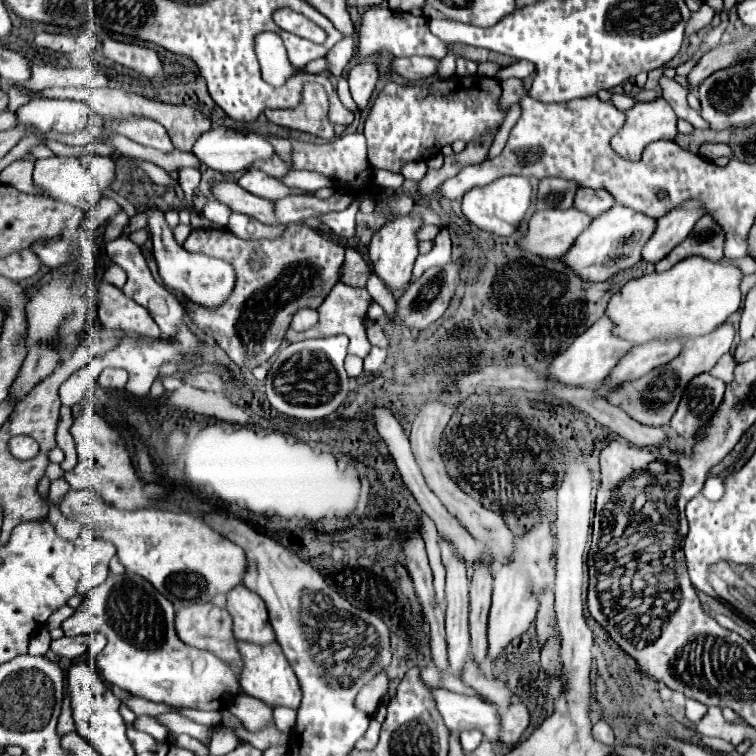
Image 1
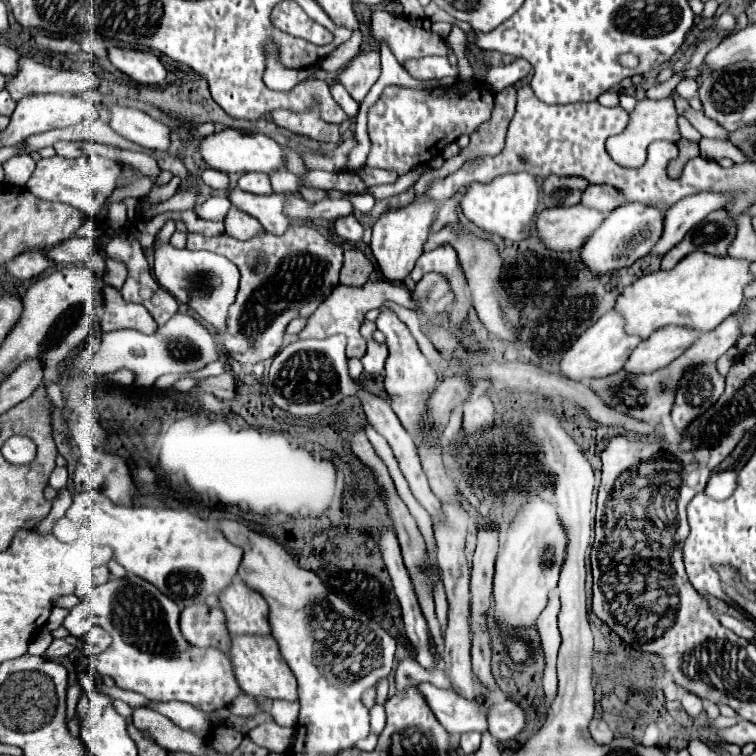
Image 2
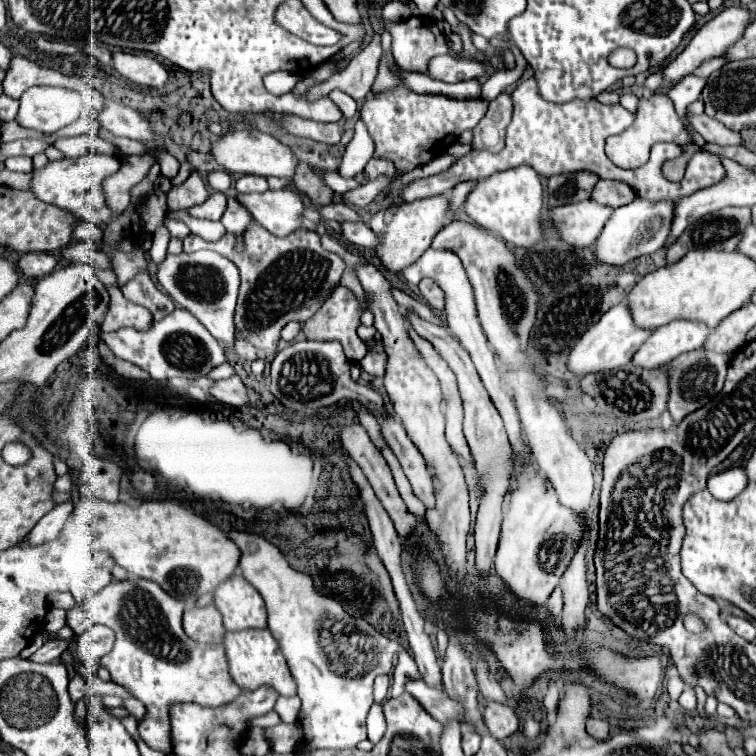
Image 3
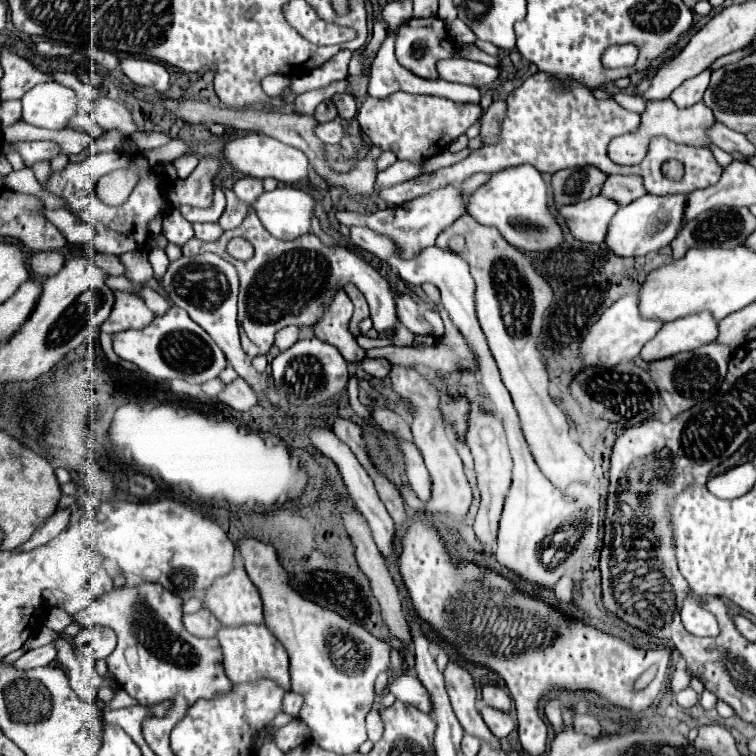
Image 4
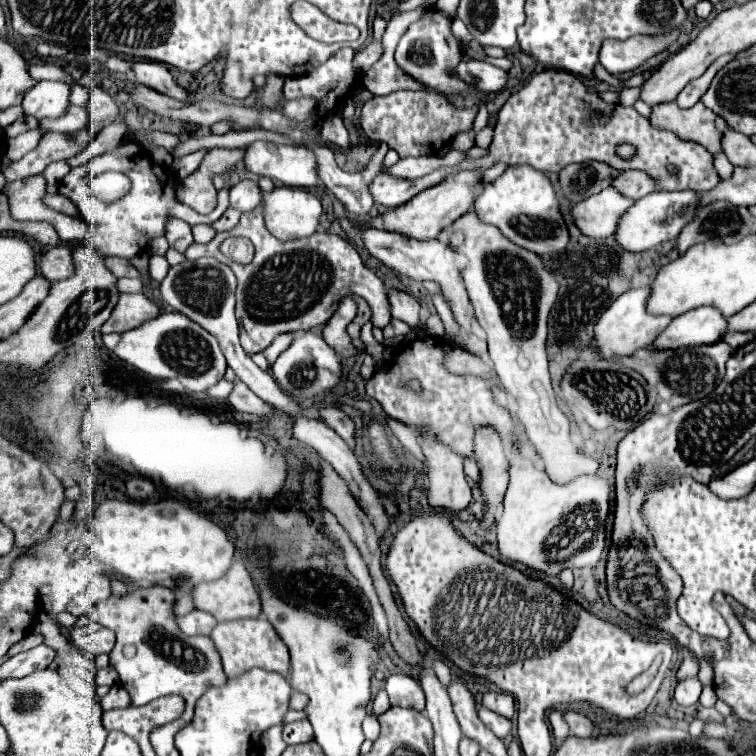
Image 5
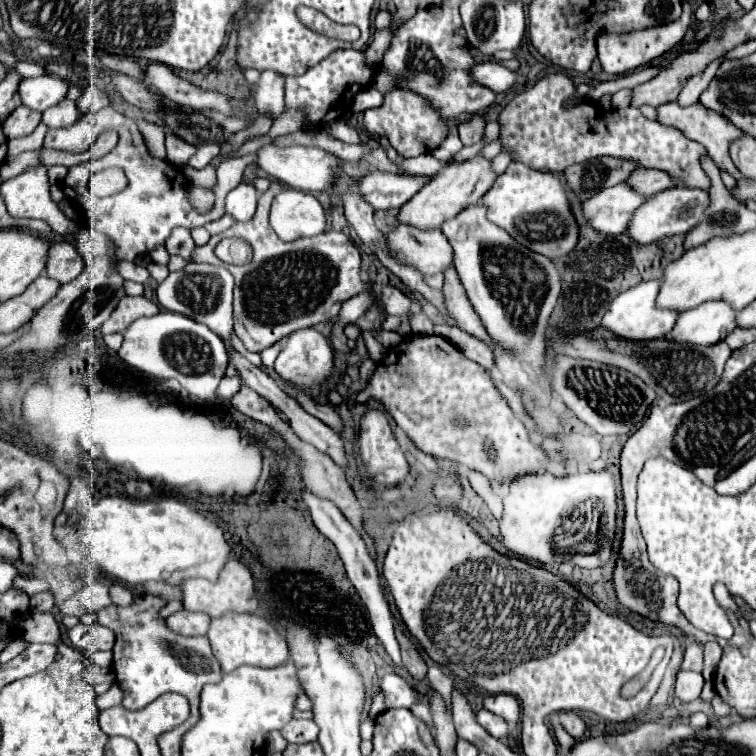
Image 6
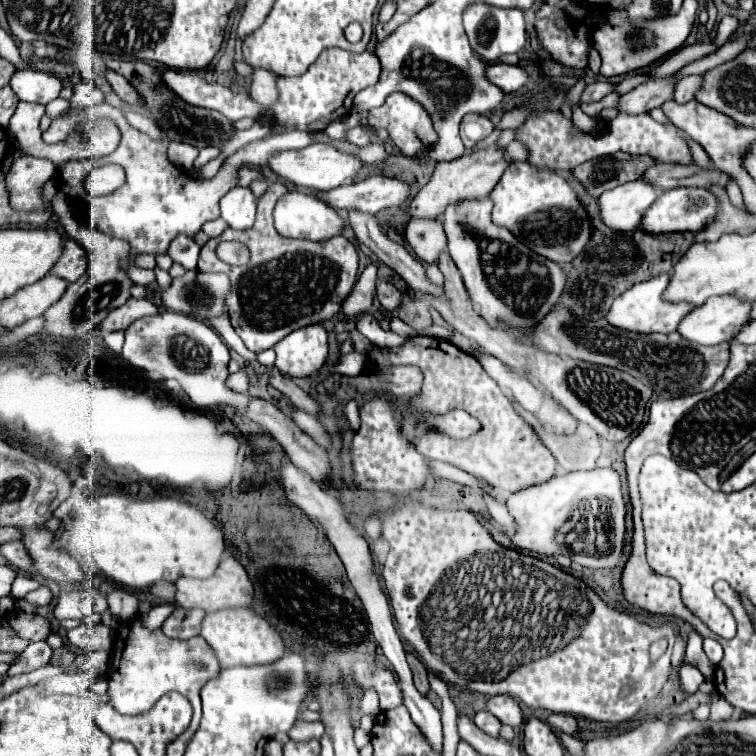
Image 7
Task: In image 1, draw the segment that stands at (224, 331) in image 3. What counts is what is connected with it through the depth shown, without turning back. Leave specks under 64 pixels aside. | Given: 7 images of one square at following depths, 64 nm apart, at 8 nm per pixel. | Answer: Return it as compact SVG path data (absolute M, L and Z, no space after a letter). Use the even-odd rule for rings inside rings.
M148 206L146 212L148 212L148 230L150 230L150 236L152 236L152 244L154 244L152 252L154 252L158 272L160 272L160 278L162 278L164 286L174 290L174 292L186 294L192 302L202 304L206 308L220 306L234 288L232 266L224 264L224 260L216 260L216 258L210 258L210 256L200 256L200 254L192 254L192 252L184 250L174 240L172 228L164 220L164 212L158 206Z

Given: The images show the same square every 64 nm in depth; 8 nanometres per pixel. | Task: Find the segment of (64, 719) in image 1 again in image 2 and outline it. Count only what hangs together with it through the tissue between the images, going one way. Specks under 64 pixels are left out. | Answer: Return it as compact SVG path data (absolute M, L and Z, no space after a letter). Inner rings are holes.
M73 684L68 687L66 695L66 704L67 704L67 723L75 716L76 706L81 694L81 687L78 684Z

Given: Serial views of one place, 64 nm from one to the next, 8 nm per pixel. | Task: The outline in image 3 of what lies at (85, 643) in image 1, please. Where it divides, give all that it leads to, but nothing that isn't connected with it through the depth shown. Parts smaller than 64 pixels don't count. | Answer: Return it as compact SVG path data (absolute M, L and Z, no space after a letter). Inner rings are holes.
M52 640L48 644L44 644L36 654L32 654L32 660L36 662L54 662L62 656L62 652L66 652L70 648L70 640Z

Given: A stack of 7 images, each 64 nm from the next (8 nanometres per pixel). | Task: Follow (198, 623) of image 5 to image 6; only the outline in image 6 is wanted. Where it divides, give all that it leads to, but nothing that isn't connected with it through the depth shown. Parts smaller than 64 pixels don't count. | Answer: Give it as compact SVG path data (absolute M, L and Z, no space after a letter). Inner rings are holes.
M176 612L168 618L168 626L174 628L174 632L180 632L182 636L200 636L208 632L210 626L210 616L204 612Z

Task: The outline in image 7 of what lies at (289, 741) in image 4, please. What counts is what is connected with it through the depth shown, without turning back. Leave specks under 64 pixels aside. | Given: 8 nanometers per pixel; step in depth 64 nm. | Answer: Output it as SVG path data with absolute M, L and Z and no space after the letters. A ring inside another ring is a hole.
M298 720L294 724L294 728L288 730L288 738L296 740L296 742L306 742L306 740L314 740L320 738L324 732L324 726L320 722L306 722L306 720Z

